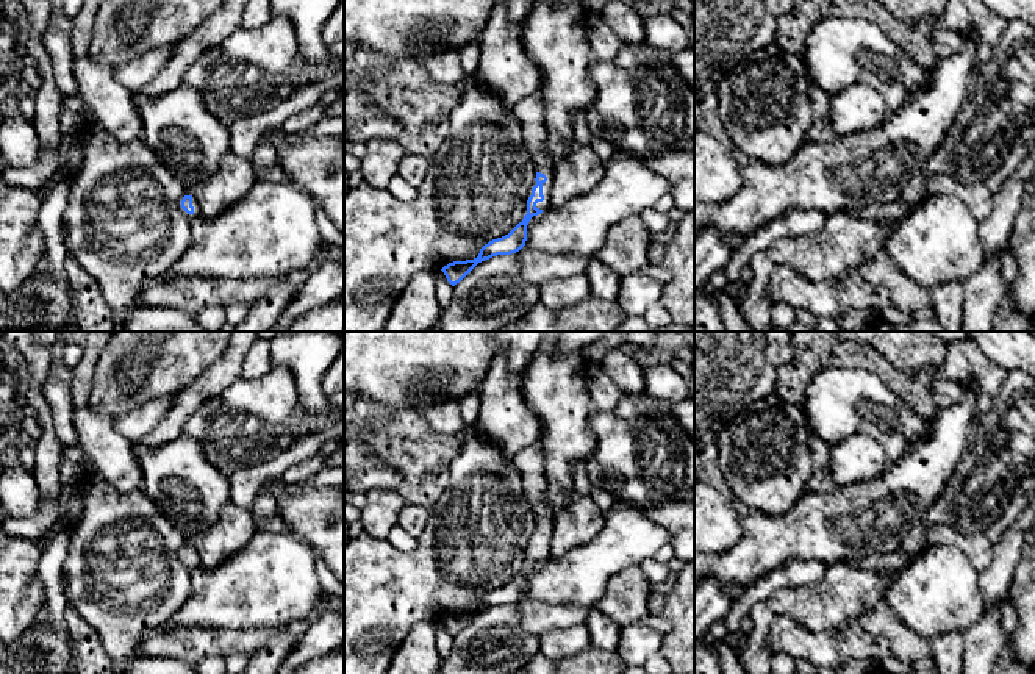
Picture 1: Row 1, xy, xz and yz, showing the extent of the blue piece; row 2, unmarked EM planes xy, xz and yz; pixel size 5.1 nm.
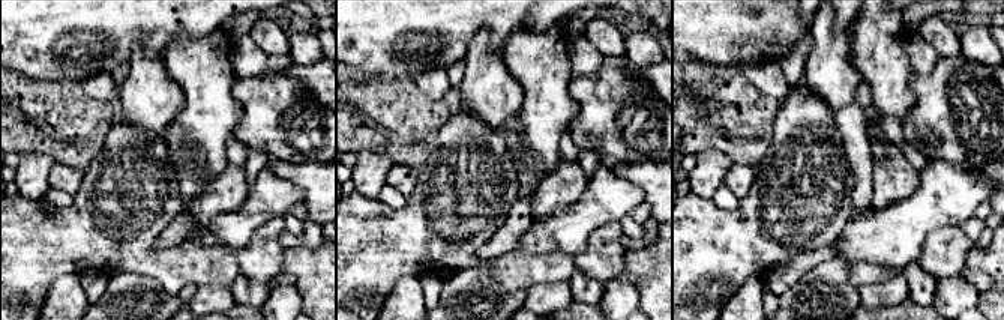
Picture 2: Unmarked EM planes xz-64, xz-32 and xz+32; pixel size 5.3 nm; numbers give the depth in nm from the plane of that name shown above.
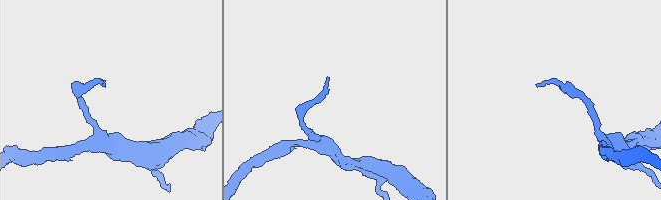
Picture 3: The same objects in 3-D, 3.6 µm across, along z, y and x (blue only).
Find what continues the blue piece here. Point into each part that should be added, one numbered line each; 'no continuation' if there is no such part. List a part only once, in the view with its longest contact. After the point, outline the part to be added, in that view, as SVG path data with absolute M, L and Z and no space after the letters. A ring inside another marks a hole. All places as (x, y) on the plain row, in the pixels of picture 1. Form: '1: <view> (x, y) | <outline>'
1: xz (530, 463) | M539 441L521 450L513 458L513 463L522 475L524 496L533 511L535 521L547 527L547 532L543 533L544 550L536 554L536 558L546 560L550 557L553 511L546 497L547 482L544 477L544 457Z

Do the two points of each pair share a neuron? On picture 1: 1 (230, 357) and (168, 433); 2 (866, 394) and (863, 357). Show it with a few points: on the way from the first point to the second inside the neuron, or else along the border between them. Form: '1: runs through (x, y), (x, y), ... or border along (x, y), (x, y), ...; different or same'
1: runs through (214, 376), (177, 415); same
2: border along (827, 369), (860, 368), (871, 371), (893, 393); different

